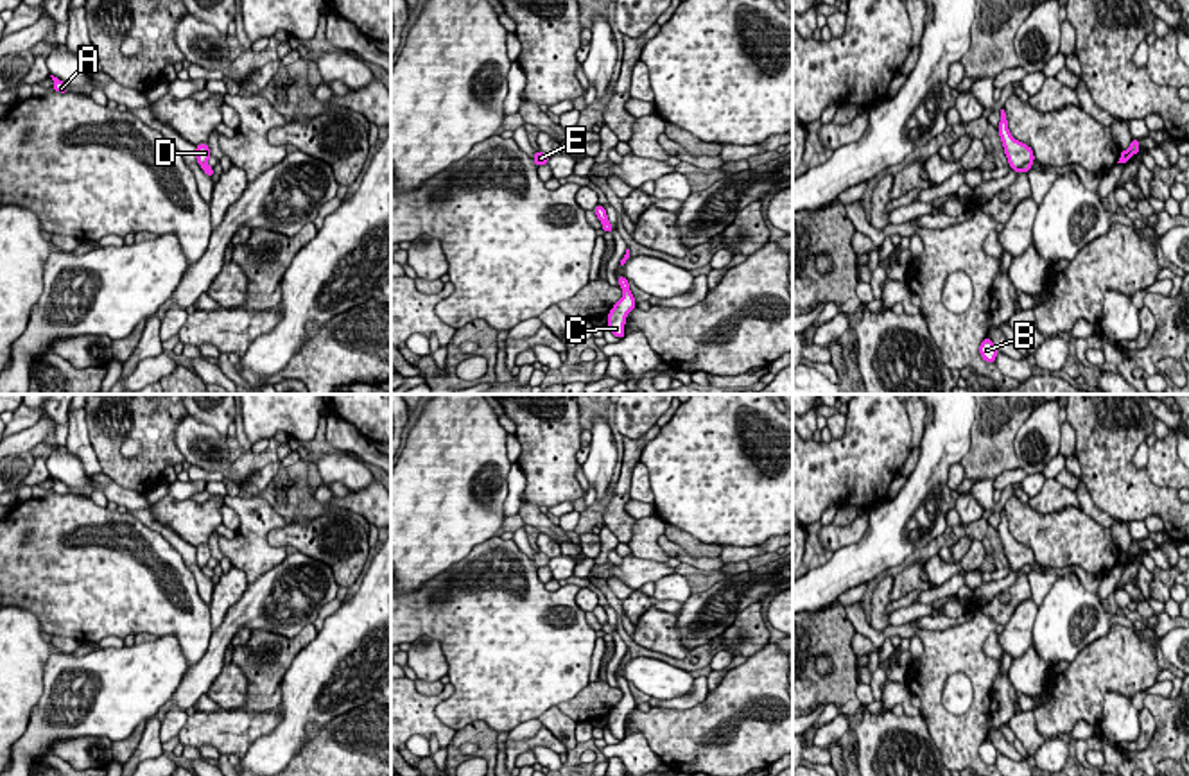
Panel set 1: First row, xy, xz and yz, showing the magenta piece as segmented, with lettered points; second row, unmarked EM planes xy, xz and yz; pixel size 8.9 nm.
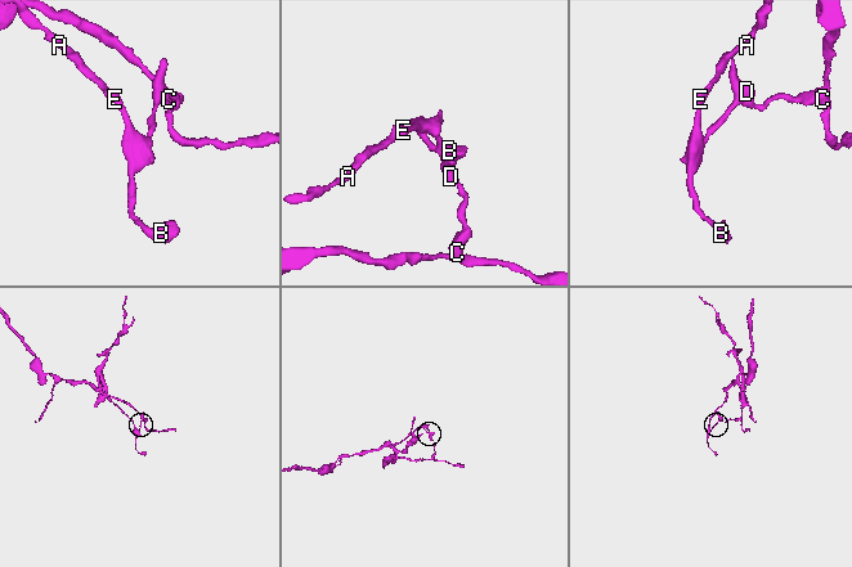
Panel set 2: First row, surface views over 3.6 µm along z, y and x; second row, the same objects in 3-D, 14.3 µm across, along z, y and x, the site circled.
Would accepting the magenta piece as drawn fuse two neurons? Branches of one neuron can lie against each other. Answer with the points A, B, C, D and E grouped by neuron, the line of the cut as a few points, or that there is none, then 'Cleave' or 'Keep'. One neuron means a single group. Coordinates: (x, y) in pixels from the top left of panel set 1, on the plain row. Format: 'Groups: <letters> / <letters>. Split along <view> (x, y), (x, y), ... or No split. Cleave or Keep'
Groups: A B D E / C. Split along yz (1030, 563), (1024, 563), (1015, 572). Cleave

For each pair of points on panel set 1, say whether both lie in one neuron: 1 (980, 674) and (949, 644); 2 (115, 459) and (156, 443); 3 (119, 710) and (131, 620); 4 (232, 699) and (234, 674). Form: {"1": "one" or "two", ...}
{"1": "one", "2": "one", "3": "two", "4": "one"}

